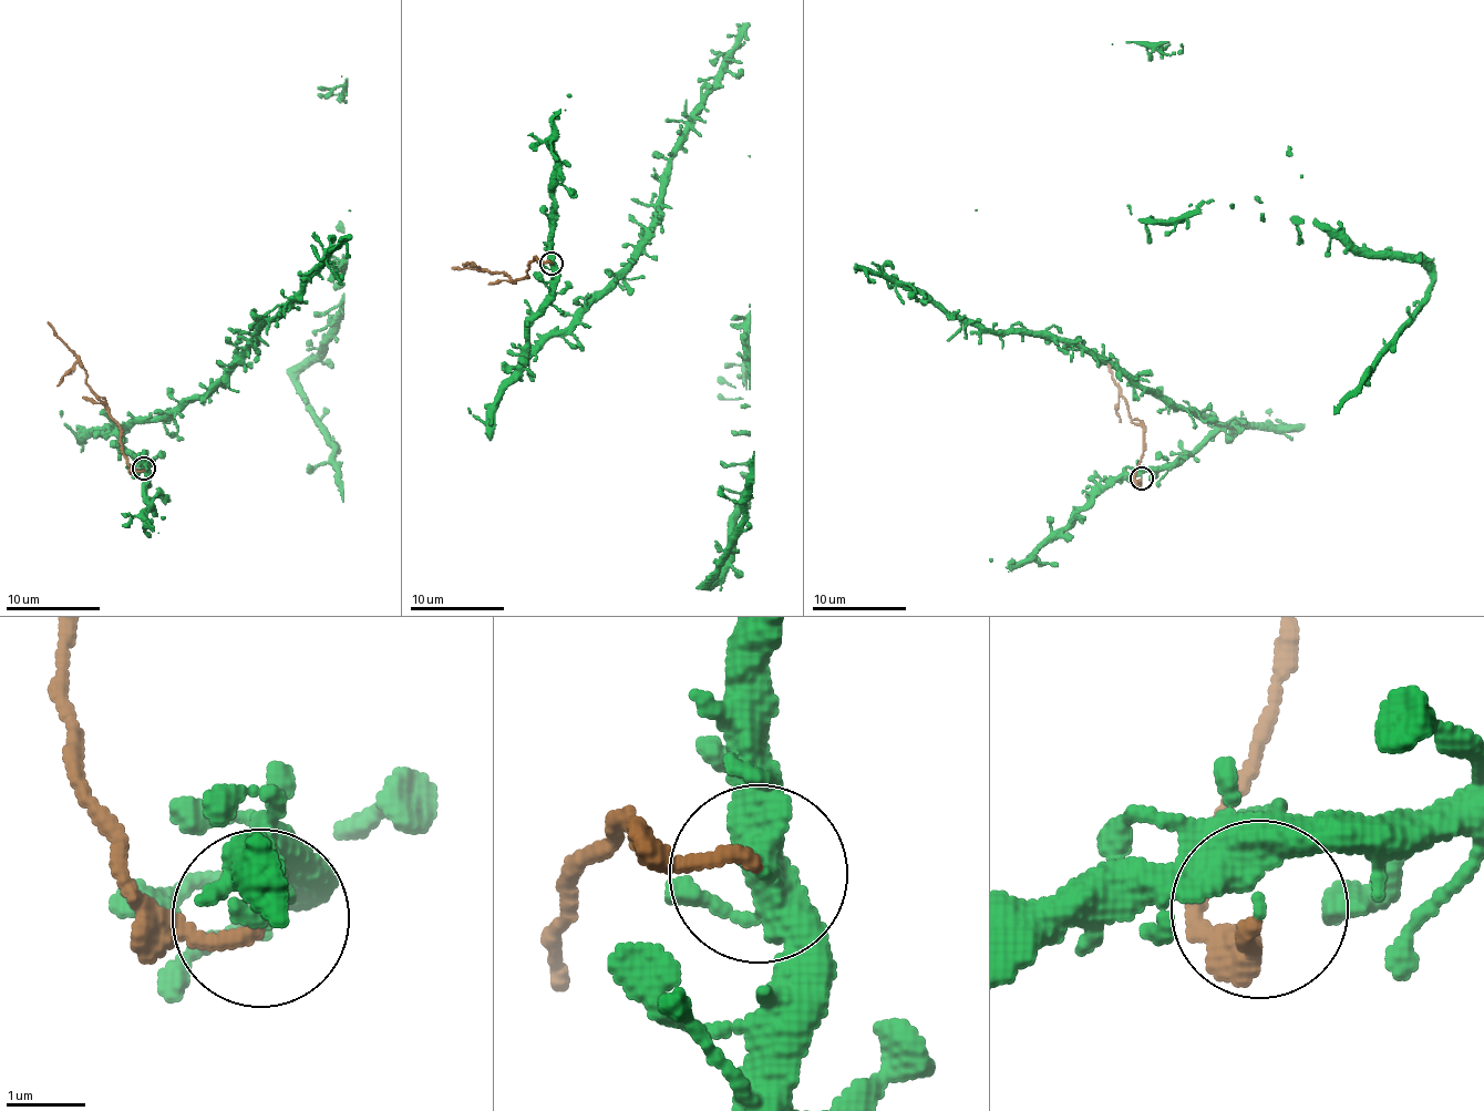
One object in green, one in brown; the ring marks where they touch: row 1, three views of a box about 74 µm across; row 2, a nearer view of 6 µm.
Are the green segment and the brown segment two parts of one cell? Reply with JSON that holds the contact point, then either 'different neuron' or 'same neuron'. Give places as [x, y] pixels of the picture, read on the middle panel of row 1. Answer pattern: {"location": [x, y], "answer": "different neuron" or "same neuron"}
{"location": [552, 264], "answer": "different neuron"}

